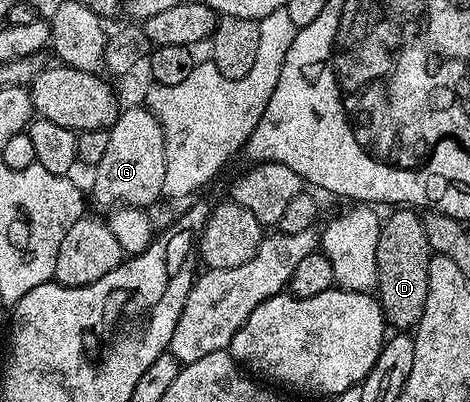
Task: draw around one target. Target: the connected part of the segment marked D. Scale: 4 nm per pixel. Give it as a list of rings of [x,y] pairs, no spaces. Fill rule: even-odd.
[[[401,206],[390,212],[393,213],[389,217],[384,217],[379,250],[375,250],[375,262],[379,262],[375,295],[390,329],[413,330],[423,318],[423,306],[427,306],[427,270],[431,249],[425,221],[412,207]]]

